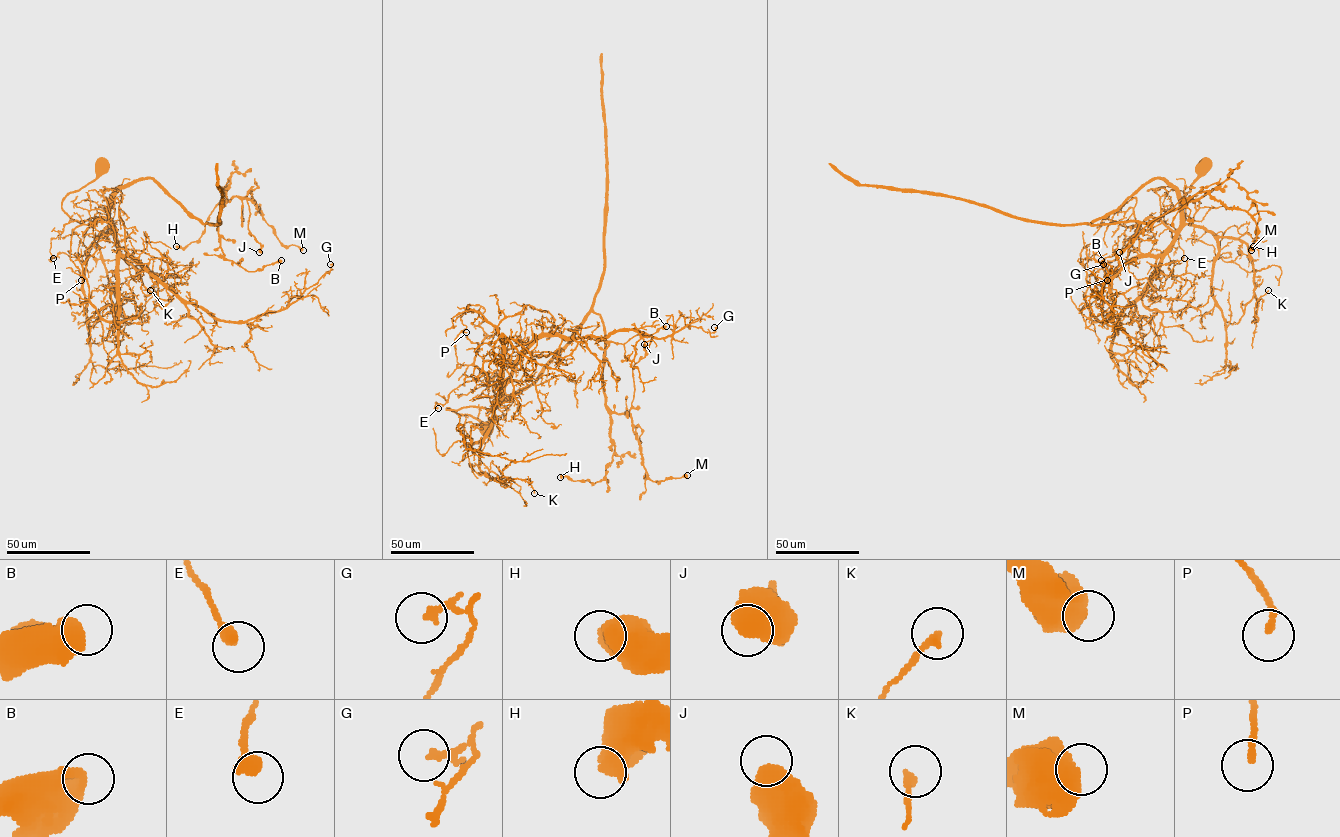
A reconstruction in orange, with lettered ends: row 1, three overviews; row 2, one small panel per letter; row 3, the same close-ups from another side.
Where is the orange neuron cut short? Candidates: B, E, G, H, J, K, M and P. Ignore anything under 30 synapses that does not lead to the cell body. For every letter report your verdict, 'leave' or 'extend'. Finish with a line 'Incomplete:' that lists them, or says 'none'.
B: leave
E: leave
G: leave
H: leave
J: leave
K: leave
M: leave
P: leave
Incomplete: none

